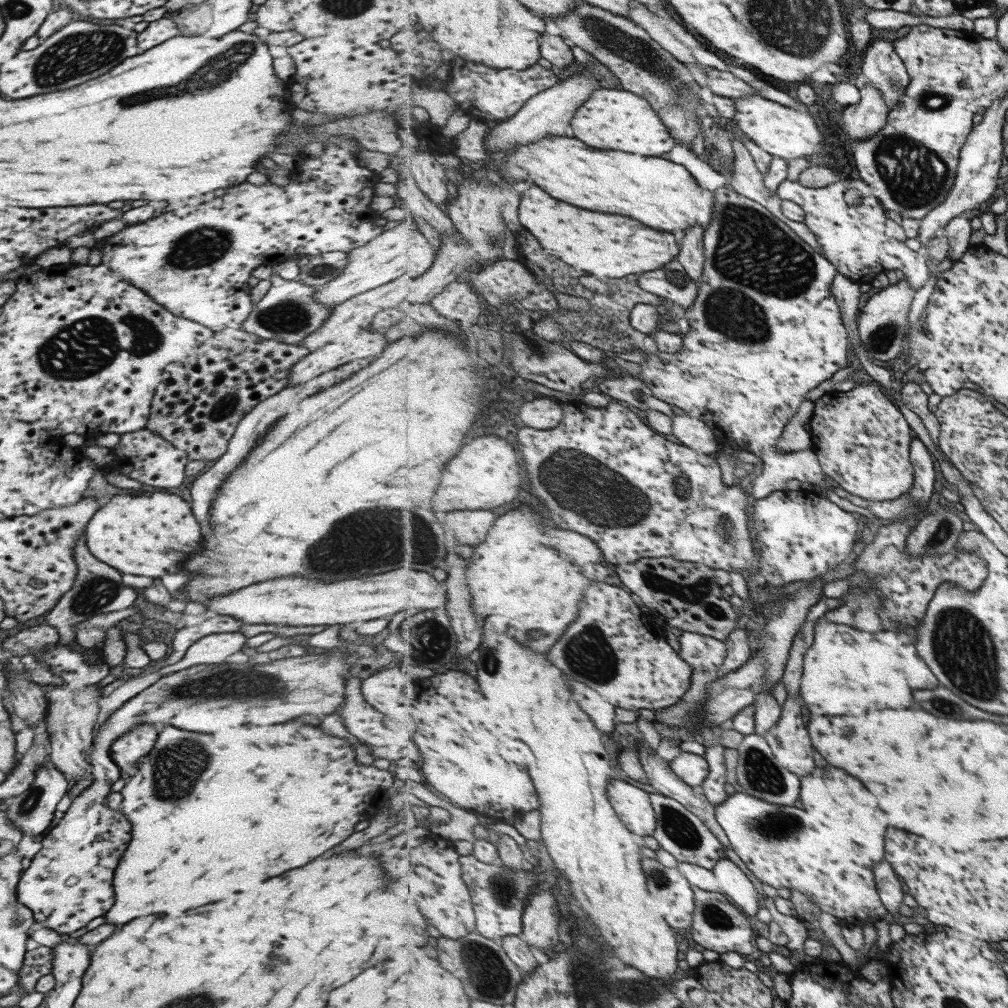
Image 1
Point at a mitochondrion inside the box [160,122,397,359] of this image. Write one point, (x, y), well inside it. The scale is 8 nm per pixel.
(205, 244)

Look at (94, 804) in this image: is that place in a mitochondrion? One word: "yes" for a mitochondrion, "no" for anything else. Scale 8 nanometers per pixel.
no

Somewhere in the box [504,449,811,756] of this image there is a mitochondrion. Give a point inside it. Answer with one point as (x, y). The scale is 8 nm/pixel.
(589, 654)

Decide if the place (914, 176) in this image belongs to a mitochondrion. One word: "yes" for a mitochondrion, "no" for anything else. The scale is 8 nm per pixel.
yes

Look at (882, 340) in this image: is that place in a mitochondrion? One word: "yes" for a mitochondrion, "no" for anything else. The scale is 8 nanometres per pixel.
yes

